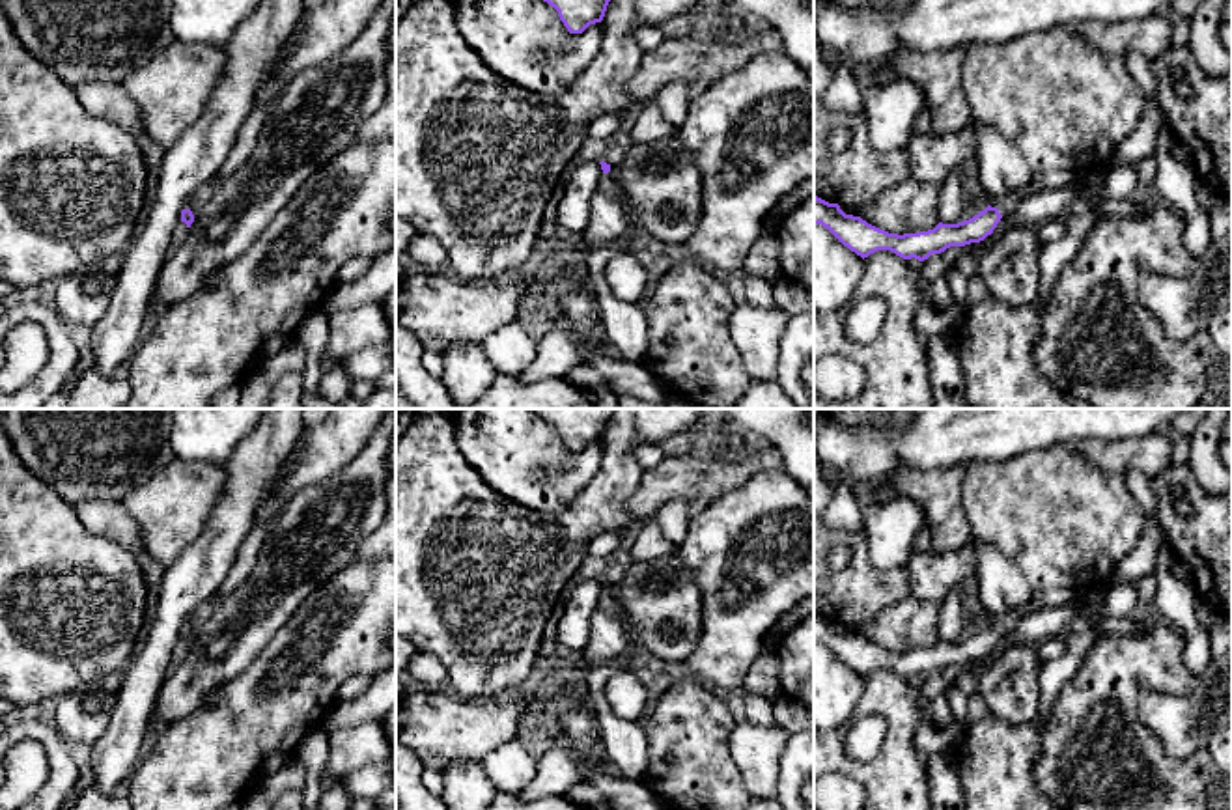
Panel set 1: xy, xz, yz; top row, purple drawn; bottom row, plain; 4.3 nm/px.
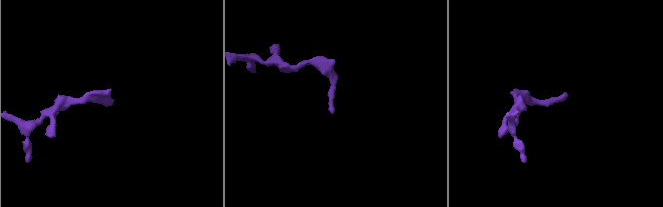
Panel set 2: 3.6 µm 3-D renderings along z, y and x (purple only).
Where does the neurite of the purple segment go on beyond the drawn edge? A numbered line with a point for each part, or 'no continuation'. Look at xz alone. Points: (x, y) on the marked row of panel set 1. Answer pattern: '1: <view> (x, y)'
1: xz (607, 185)

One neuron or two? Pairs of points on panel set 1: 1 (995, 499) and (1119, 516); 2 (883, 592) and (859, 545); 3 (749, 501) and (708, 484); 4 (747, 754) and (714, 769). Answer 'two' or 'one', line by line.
1: one
2: one
3: two
4: two

